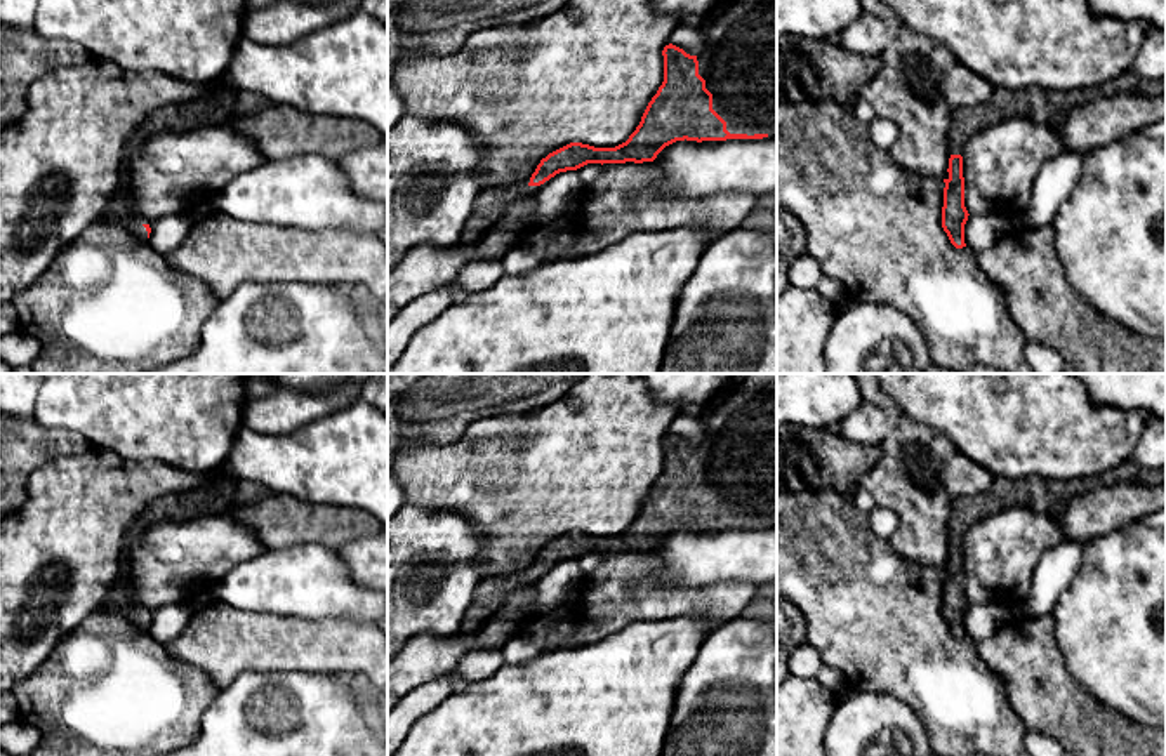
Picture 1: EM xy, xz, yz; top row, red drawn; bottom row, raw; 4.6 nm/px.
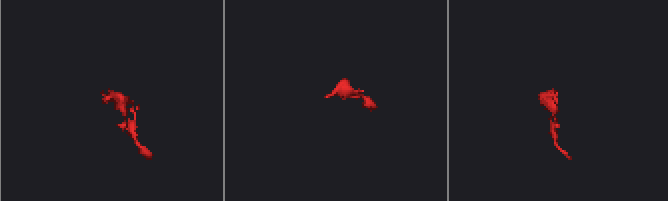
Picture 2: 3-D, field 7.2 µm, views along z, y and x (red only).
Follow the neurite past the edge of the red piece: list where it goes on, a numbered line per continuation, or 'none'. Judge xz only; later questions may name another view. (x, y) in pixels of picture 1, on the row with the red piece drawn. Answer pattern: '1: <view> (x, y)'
1: xz (739, 58)

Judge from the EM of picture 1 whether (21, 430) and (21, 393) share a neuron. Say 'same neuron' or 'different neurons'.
different neurons

